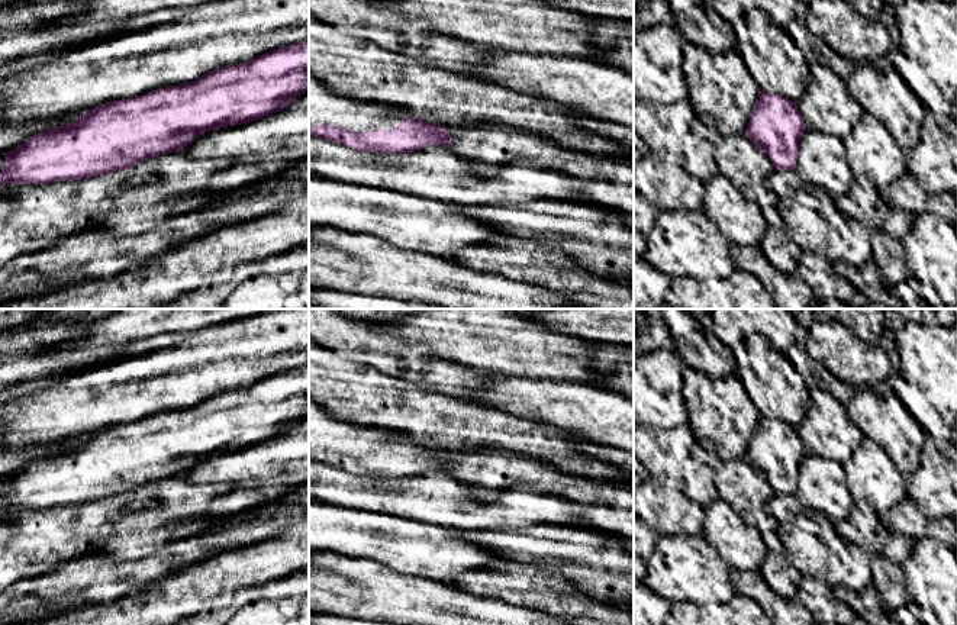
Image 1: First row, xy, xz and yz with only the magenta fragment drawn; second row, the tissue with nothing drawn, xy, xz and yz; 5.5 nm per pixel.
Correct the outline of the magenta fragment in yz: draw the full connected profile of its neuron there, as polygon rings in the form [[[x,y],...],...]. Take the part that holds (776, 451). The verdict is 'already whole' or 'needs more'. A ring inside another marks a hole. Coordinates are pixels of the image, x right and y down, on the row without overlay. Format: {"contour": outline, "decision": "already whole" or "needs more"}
{"contour": [[[758,418],[745,461],[768,480],[776,494],[795,496],[805,457],[796,428],[779,419]]], "decision": "already whole"}

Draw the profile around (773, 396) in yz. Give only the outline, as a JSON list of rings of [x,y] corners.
[[[750,334],[731,344],[735,374],[760,416],[779,419],[798,428],[806,413],[809,393],[802,374],[770,342]]]

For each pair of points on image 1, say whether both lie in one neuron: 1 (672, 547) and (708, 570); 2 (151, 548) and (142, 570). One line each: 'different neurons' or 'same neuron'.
1: same neuron
2: different neurons

